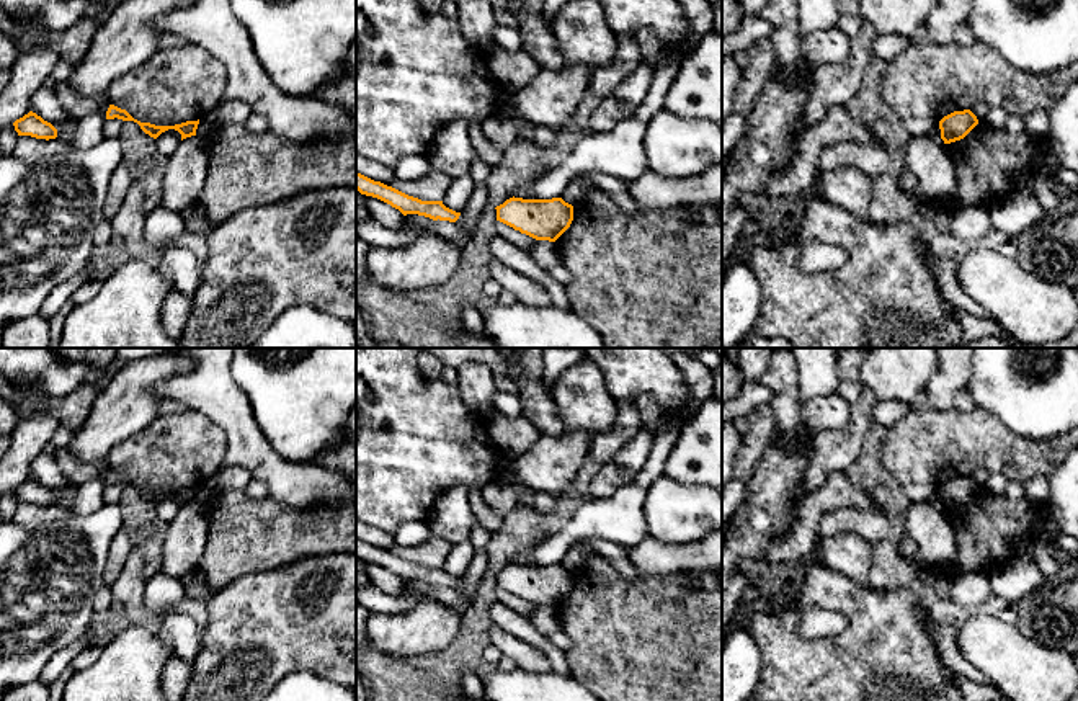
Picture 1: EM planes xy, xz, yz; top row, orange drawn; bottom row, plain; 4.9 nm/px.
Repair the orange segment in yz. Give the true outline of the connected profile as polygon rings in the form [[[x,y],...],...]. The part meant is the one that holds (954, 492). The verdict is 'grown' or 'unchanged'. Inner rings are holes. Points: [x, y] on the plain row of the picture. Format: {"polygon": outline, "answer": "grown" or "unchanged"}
{"polygon": [[[970,476],[954,477],[939,487],[941,505],[951,510],[964,505],[978,490],[977,482]]], "answer": "unchanged"}

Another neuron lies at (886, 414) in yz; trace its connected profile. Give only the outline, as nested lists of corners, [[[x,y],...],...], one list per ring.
[[[898,400],[877,402],[872,410],[872,422],[879,423],[882,428],[890,428],[895,422],[898,422],[910,407]]]

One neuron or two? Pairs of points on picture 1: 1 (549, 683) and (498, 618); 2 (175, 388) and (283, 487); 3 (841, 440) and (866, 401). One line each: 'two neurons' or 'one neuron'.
1: two neurons
2: one neuron
3: one neuron

